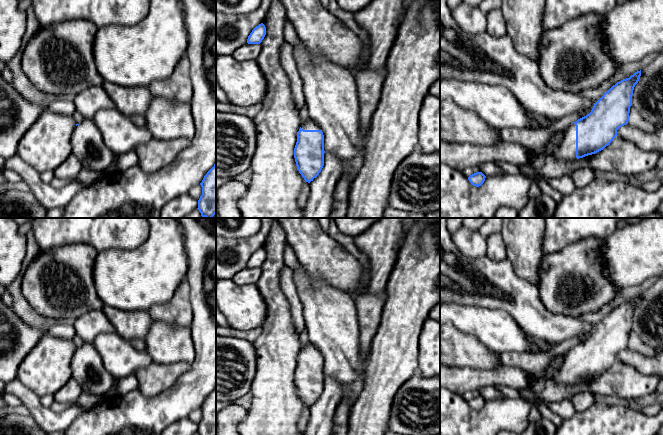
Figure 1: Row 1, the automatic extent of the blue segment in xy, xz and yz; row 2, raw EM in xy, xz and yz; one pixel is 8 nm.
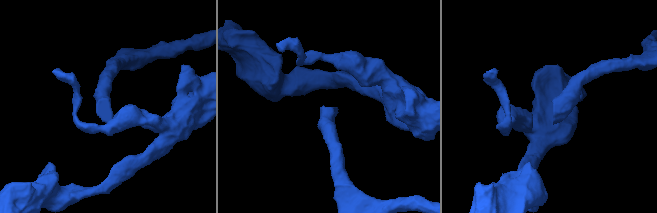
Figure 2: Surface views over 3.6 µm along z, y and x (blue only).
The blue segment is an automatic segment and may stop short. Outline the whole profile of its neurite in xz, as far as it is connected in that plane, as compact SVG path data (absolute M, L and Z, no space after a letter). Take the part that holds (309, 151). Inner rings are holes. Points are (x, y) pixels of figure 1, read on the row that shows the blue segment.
M311 119L301 125L297 132L294 158L297 169L308 183L313 181L324 166L324 135Z

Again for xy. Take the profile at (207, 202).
M216 163L200 183L202 195L198 200L198 210L202 217L212 218L216 214Z

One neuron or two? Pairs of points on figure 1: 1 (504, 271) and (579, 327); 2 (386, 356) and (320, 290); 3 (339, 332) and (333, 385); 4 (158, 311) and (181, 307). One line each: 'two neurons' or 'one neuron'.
1: one neuron
2: two neurons
3: two neurons
4: one neuron

